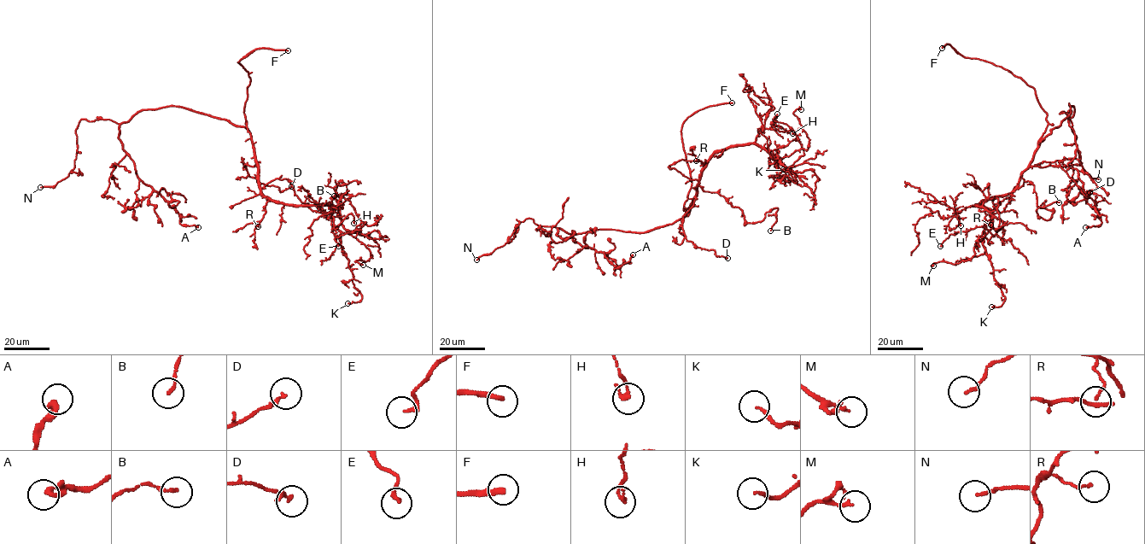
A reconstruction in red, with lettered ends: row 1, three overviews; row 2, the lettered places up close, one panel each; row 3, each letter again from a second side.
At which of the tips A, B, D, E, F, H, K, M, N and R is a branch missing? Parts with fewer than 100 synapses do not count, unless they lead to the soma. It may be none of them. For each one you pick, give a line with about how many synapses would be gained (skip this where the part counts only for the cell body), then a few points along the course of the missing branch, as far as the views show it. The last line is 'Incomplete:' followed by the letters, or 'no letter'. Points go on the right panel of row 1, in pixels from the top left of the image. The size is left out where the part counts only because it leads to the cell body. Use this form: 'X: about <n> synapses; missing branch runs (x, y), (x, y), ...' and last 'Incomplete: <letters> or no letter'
F: missing branch runs (942, 48), (925, 55), (918, 55), (916, 58), (920, 58)
Incomplete: F

